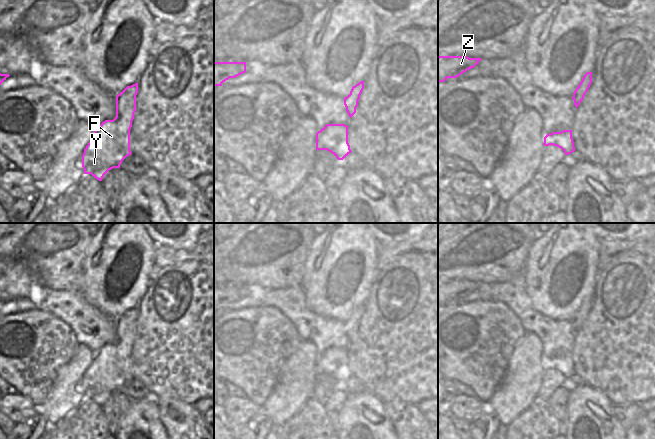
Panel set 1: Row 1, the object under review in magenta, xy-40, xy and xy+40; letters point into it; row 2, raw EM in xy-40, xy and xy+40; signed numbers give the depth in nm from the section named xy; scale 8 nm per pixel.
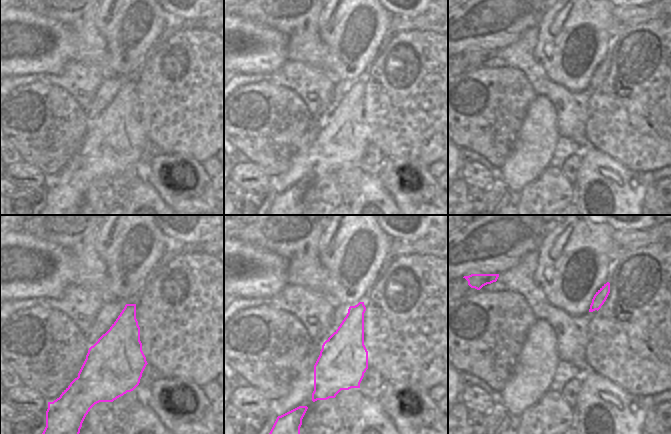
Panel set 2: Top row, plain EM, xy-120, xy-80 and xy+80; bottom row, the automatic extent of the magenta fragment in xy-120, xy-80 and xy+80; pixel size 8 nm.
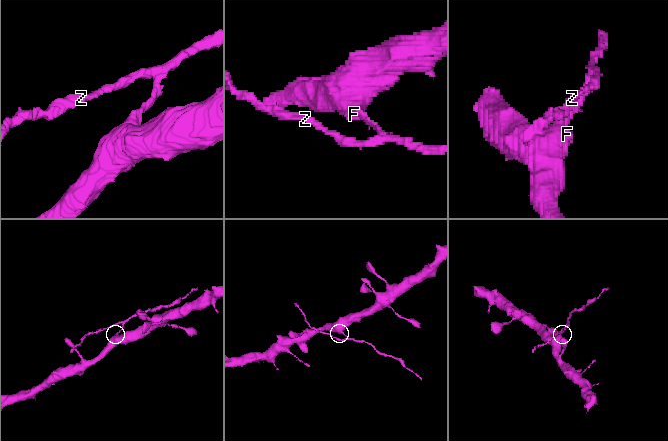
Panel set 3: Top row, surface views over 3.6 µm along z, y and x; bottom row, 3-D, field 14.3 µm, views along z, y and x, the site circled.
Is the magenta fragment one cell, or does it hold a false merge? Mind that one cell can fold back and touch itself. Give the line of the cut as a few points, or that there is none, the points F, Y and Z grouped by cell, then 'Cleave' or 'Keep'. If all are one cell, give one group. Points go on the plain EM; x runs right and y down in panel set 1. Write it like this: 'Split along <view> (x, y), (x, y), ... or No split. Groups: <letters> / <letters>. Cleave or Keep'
Split along xy-40 (124, 313), (126, 322), (135, 332). Groups: F Y / Z. Cleave

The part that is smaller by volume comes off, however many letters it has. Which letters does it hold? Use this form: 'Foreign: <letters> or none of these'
Foreign: Z

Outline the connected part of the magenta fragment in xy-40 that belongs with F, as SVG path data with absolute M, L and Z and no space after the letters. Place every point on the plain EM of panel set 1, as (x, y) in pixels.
M123 314L116 320L116 341L113 344L105 344L94 355L92 363L84 373L82 379L82 391L84 398L91 398L102 405L104 399L113 392L120 392L122 385L130 375L130 353L134 343L136 332L126 323L126 315Z

